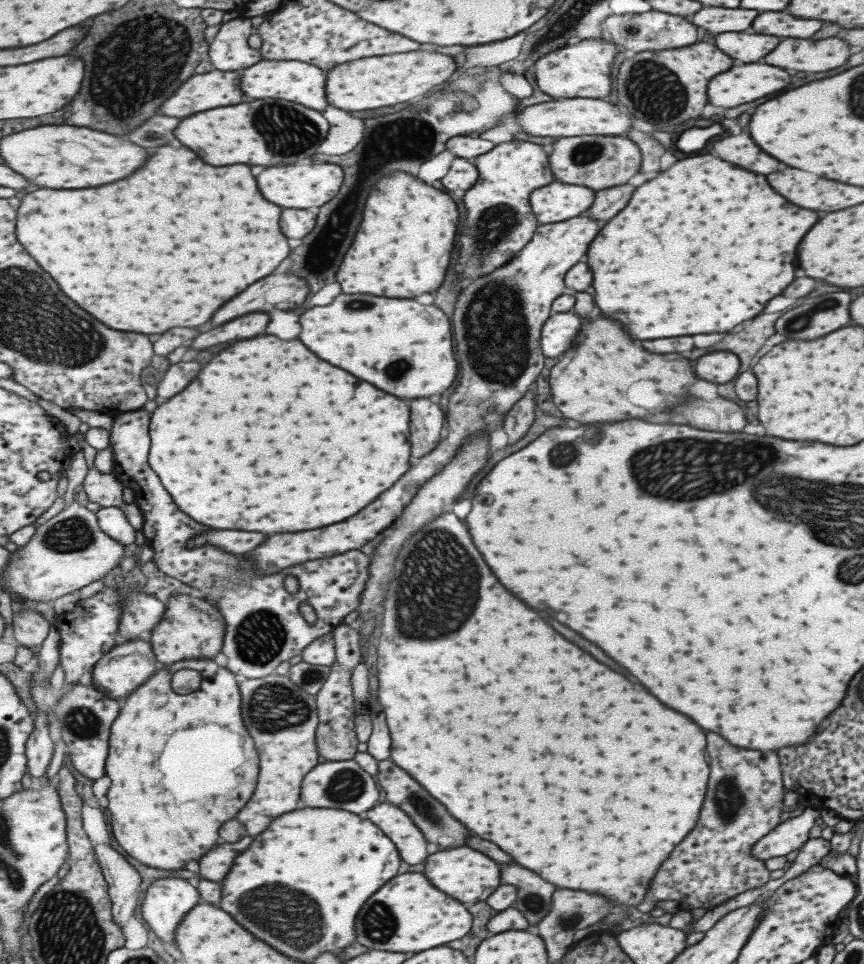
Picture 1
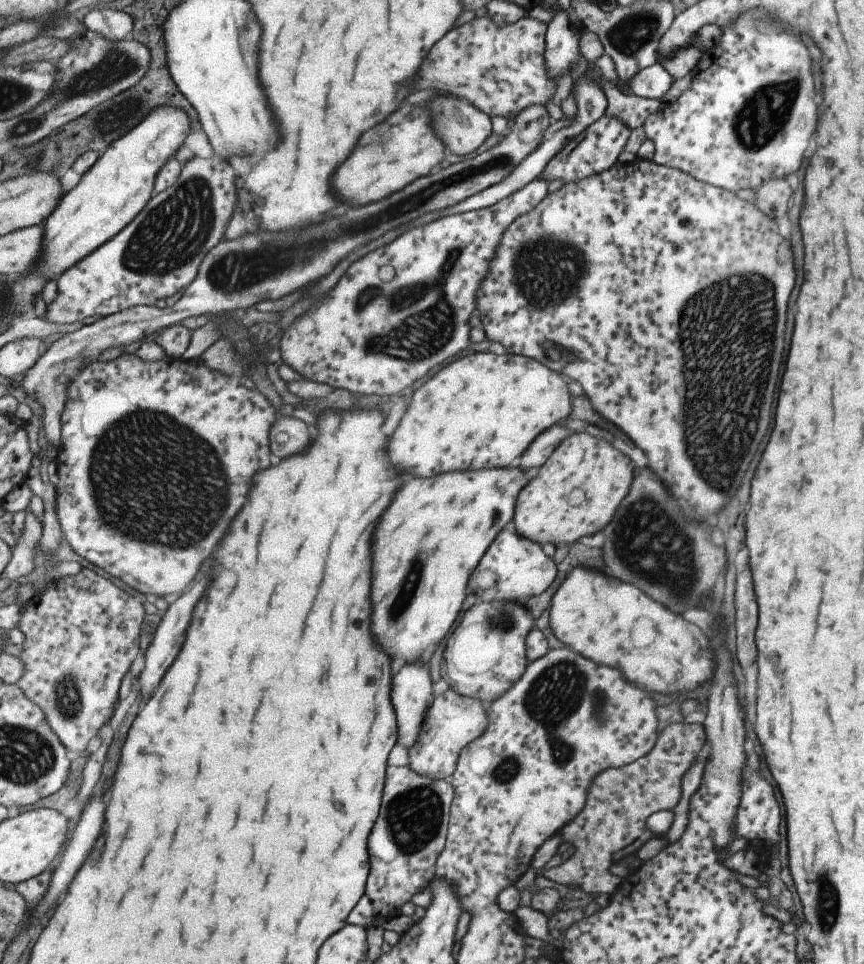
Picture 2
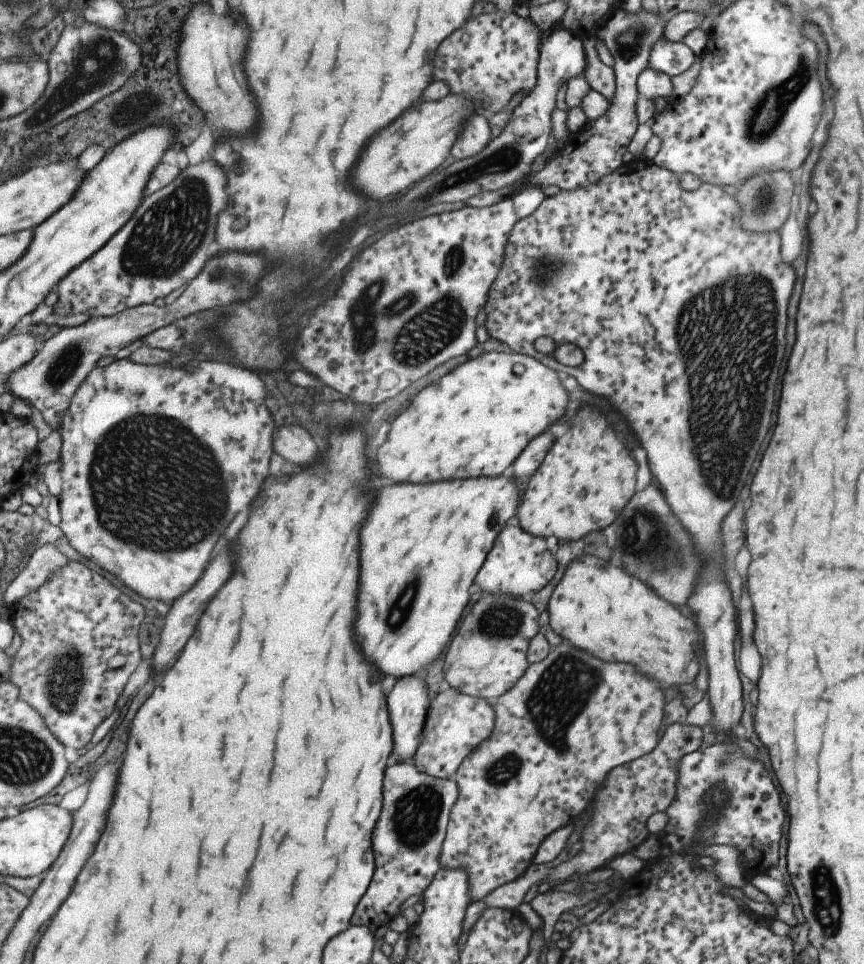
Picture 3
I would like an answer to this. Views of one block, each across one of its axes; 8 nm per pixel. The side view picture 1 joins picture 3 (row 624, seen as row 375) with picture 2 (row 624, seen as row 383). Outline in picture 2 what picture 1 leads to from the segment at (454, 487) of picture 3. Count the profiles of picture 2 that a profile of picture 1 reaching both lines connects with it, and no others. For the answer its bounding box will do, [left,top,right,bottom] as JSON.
[373,468,533,664]

